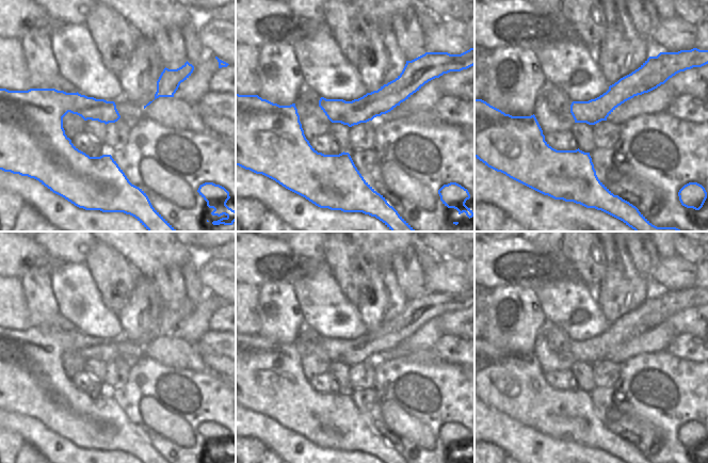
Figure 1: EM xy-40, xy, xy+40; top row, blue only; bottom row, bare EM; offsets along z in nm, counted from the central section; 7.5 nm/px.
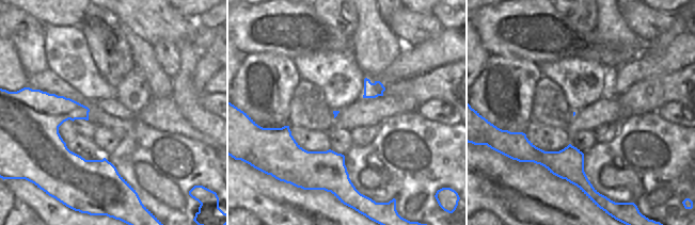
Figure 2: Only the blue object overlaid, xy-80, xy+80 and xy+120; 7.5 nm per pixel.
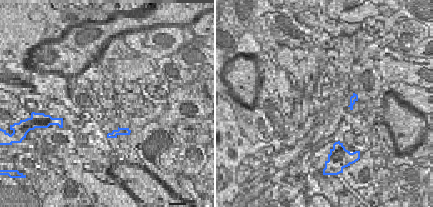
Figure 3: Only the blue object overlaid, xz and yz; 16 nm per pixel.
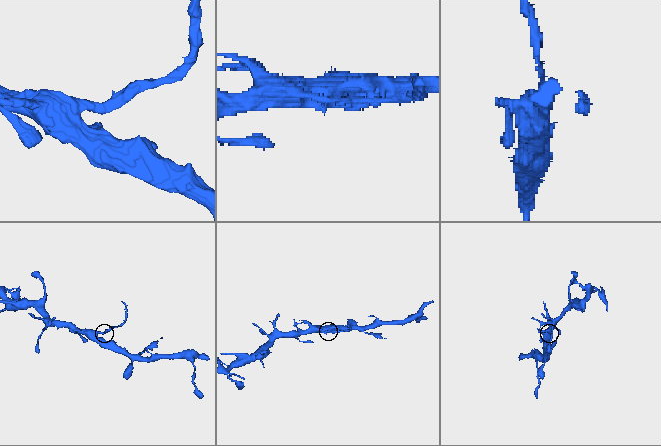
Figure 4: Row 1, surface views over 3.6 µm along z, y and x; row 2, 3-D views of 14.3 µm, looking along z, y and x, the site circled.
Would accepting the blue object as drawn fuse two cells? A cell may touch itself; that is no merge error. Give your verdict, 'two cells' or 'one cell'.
two cells

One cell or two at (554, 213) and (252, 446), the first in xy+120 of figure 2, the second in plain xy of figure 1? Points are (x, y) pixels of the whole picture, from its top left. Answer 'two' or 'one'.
two

